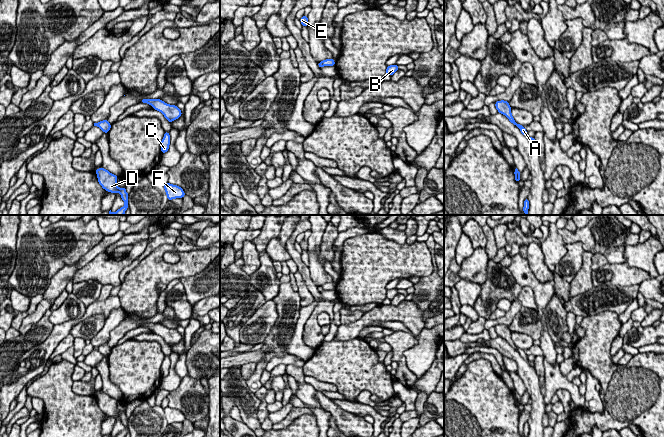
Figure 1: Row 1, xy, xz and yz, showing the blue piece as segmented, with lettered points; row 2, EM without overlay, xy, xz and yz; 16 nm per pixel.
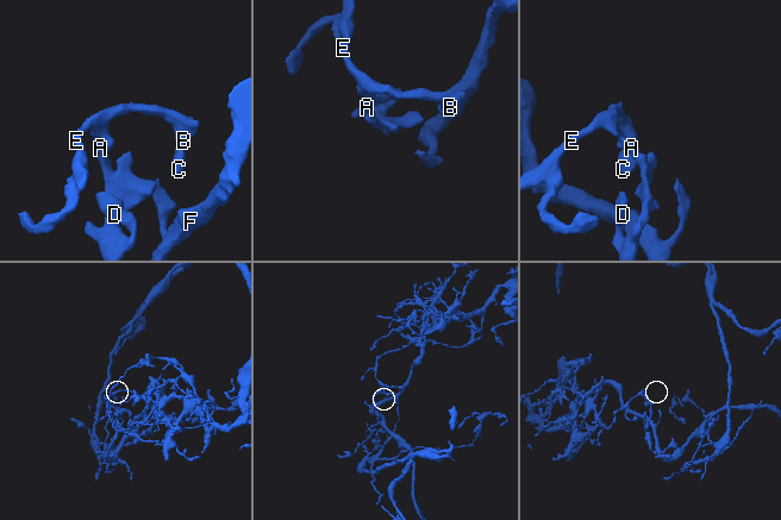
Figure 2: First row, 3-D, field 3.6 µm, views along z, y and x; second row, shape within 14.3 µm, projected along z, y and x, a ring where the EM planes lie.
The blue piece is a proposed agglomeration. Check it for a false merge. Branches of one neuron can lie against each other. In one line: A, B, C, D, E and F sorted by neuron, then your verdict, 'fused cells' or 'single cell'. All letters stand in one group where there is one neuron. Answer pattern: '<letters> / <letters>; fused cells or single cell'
A D F / B C E; fused cells

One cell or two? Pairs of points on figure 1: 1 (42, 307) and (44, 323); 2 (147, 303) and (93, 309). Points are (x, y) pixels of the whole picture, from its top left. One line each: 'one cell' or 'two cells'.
1: two cells
2: two cells

